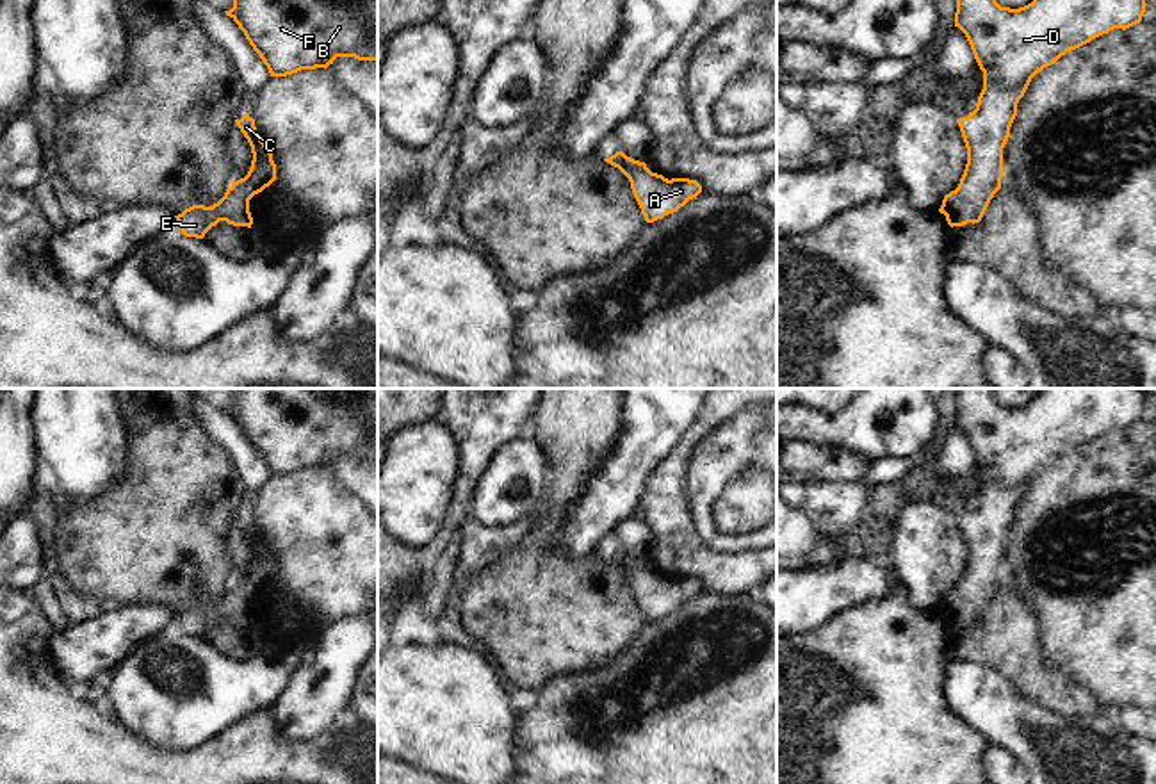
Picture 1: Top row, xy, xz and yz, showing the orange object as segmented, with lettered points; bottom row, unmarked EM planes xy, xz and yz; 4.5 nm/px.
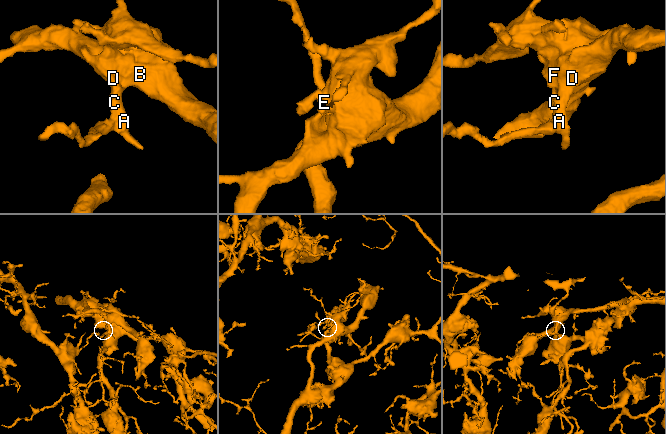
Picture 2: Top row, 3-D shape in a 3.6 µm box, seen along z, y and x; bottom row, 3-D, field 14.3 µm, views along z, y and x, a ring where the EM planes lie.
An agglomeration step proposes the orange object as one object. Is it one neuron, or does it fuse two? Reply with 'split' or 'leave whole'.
leave whole

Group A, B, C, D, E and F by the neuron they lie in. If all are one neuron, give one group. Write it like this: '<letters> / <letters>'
A B C D E F

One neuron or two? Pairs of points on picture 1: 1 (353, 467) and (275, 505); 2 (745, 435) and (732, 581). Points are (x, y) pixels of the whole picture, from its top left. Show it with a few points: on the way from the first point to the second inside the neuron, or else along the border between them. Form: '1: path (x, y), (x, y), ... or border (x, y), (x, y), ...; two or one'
1: border (326, 467), (358, 499); two
2: border (699, 530), (699, 537), (722, 553), (757, 551); two

